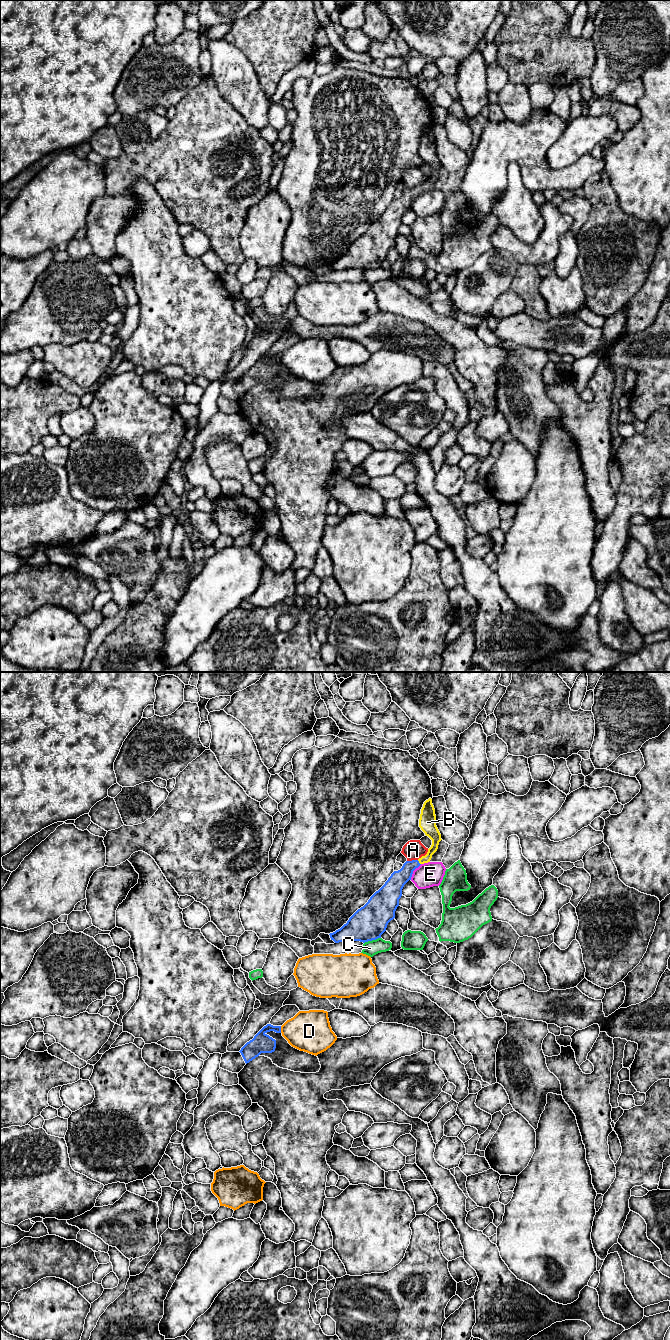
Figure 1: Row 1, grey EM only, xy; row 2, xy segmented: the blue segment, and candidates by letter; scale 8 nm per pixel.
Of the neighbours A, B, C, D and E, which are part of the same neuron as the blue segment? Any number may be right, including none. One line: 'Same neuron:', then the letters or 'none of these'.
Same neuron: B

